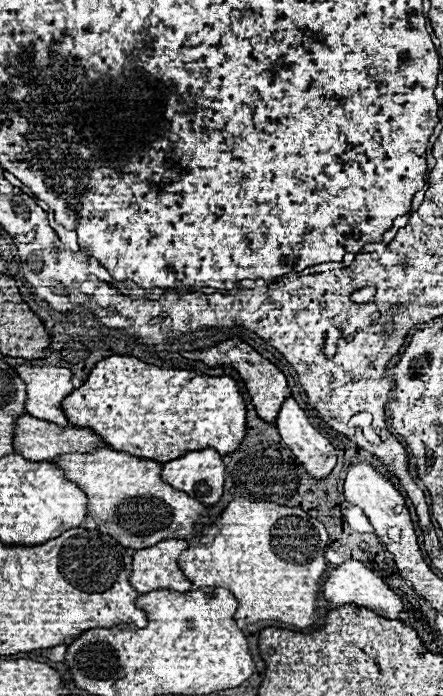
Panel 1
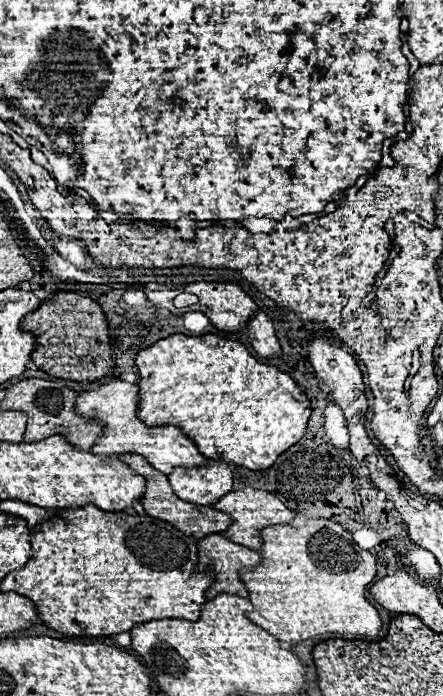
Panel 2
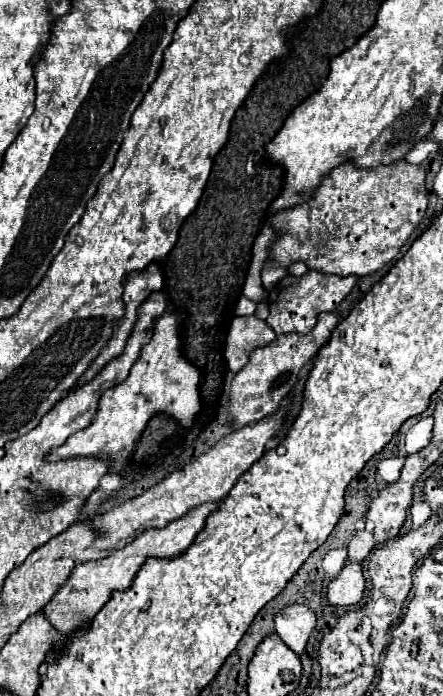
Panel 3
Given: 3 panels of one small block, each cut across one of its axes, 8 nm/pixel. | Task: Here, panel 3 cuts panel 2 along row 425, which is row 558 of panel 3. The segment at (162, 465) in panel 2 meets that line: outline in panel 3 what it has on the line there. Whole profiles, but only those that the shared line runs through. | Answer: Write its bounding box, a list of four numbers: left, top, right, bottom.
[42,502,218,636]

